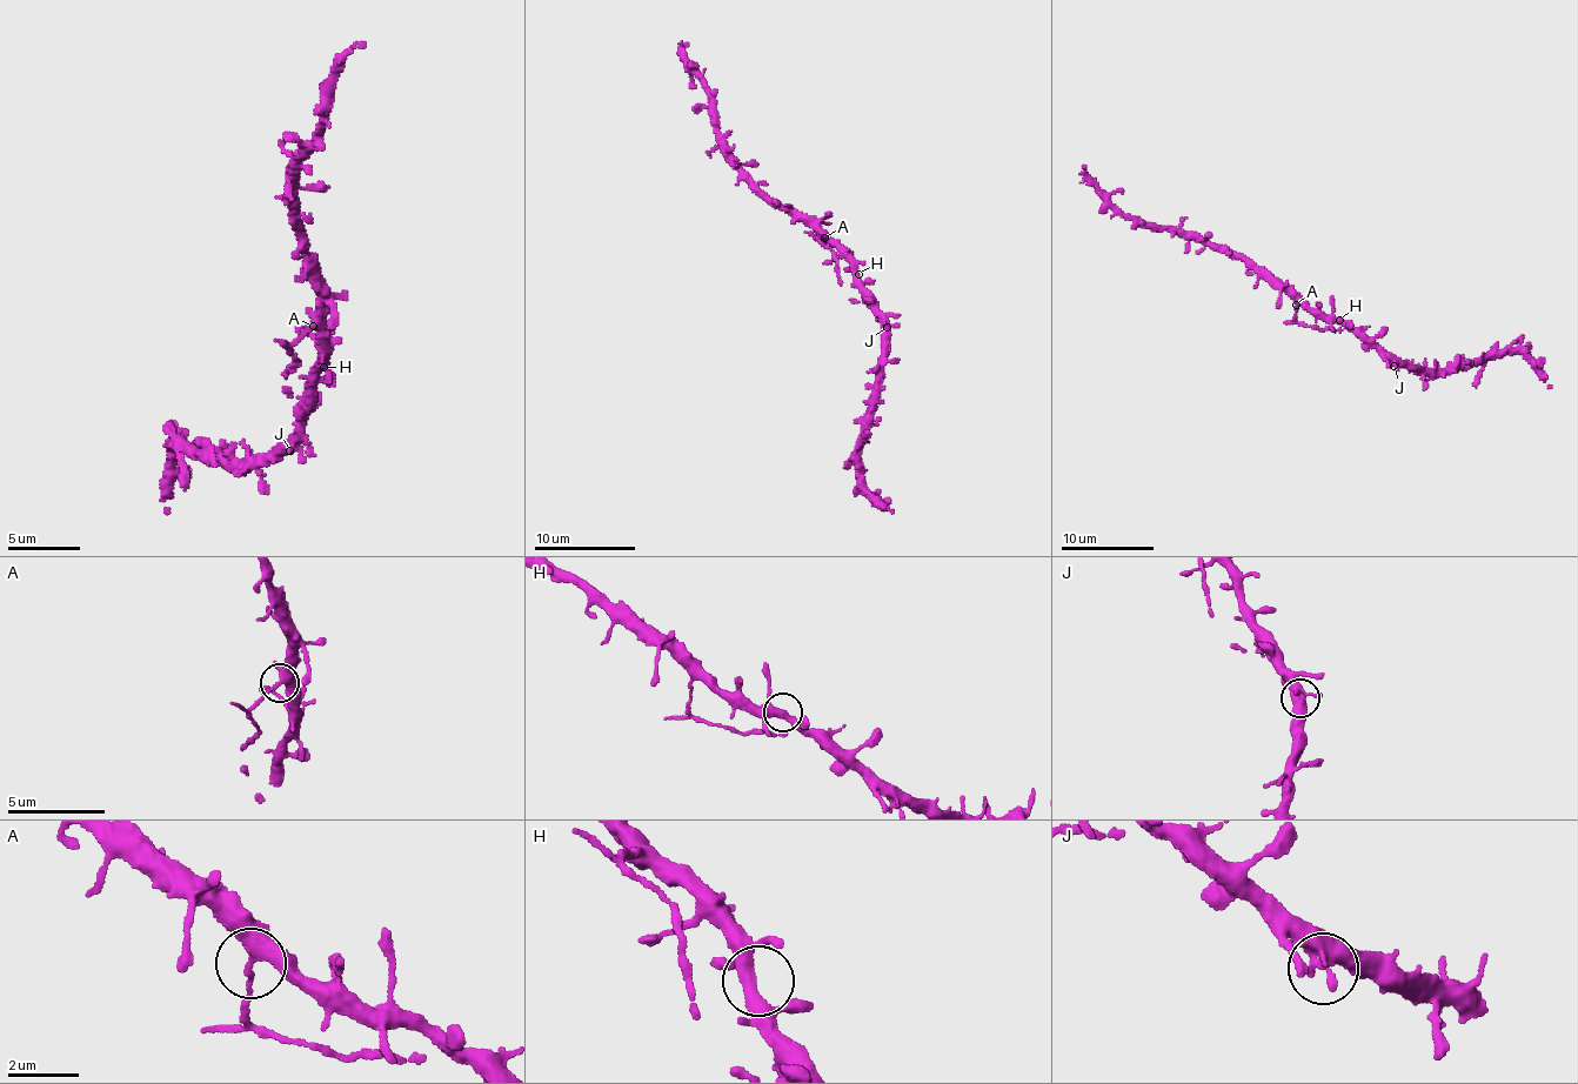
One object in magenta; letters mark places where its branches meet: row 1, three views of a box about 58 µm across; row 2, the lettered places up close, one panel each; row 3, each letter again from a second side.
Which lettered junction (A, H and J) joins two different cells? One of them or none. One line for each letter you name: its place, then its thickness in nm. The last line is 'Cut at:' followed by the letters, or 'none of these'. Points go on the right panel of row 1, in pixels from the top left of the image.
A: Place: (1296, 305). Thickness 340 nm
Cut at: A

